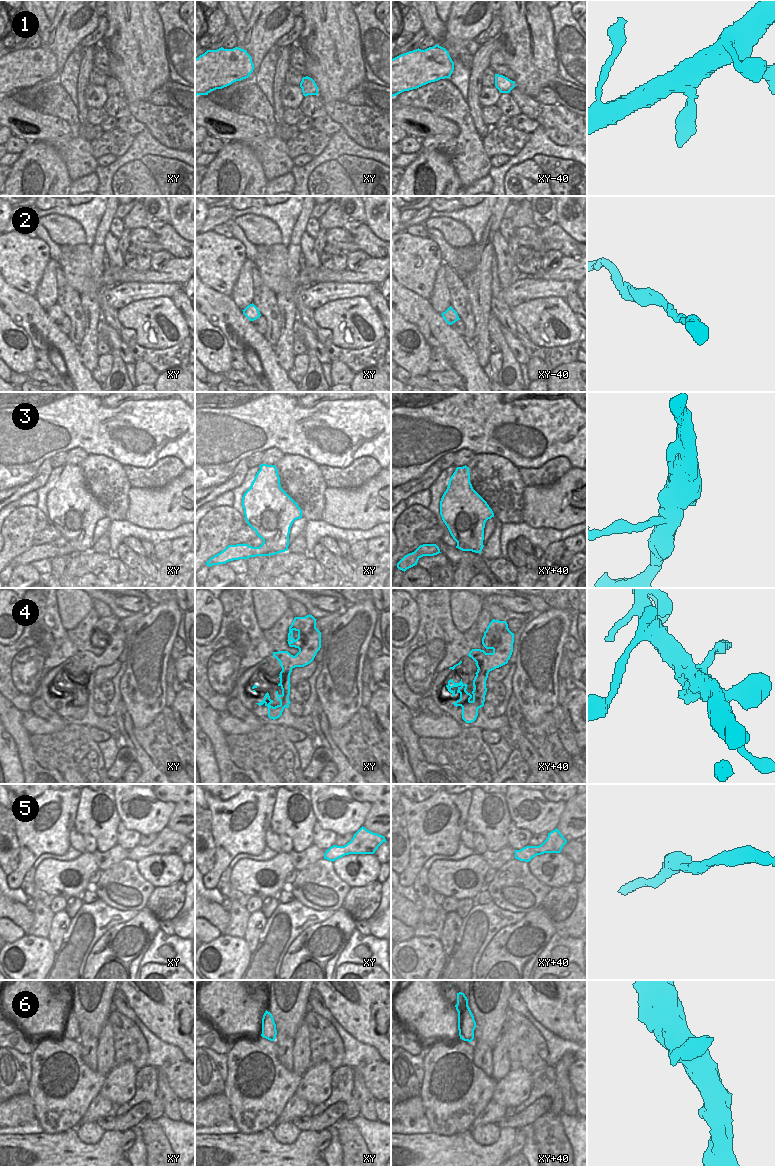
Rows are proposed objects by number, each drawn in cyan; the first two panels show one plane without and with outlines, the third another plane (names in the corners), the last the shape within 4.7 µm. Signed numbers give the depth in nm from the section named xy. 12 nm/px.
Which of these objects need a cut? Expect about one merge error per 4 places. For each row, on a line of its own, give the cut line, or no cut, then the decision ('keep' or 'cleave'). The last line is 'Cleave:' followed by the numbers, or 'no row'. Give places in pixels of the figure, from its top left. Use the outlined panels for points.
1: no cut; keep
2: no cut; keep
3: no cut; keep
4: no cut; keep
5: no cut; keep
6: no cut; keep
Cleave: no row

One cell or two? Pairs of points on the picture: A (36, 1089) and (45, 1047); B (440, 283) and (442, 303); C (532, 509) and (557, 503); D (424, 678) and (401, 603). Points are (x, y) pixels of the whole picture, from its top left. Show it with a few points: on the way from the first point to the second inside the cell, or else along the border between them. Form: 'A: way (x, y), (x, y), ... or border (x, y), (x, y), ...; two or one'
A: way (37, 1079), (37, 1057); one
B: way (440, 288), (440, 298); one
C: way (538, 509), (551, 506); one
D: border (420, 616), (417, 632), (401, 647); two

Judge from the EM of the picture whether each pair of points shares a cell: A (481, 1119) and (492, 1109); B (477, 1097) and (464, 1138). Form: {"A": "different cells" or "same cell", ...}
{"A": "same cell", "B": "different cells"}

